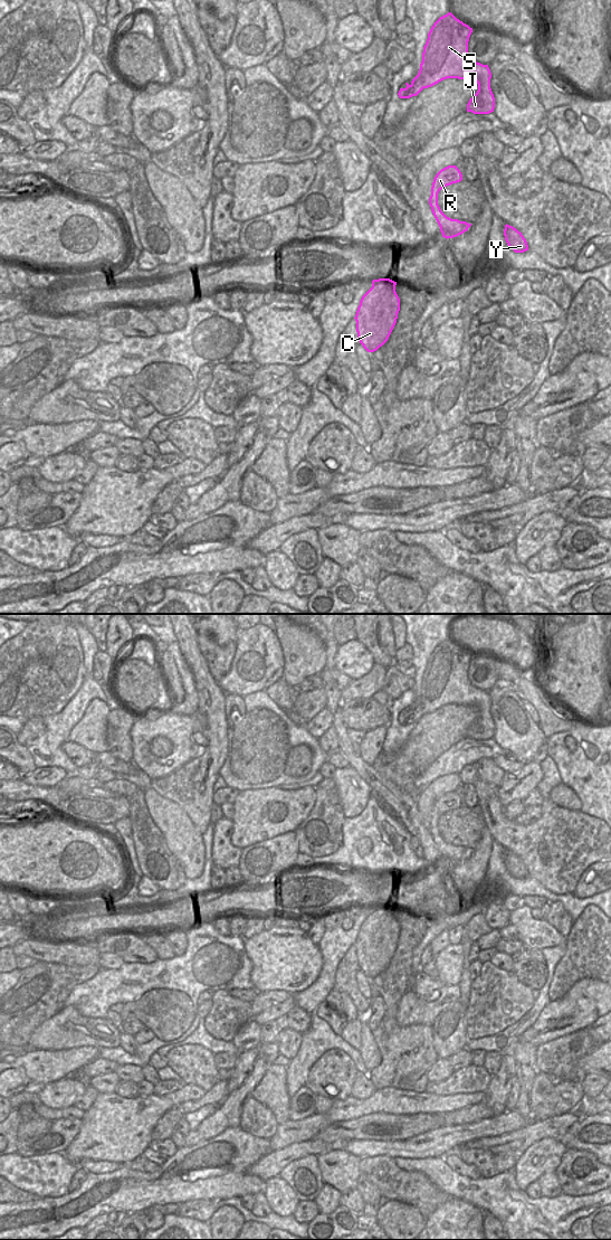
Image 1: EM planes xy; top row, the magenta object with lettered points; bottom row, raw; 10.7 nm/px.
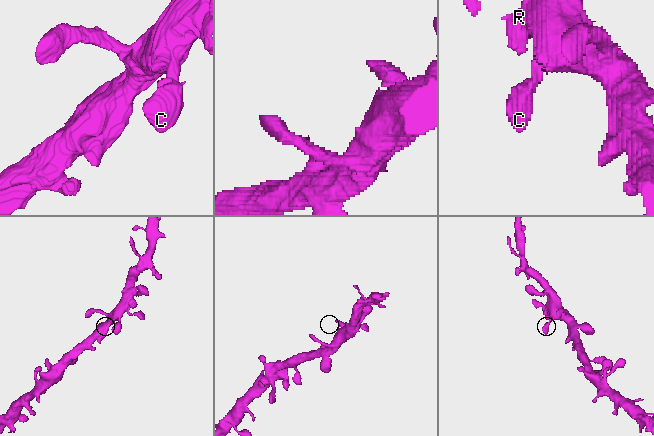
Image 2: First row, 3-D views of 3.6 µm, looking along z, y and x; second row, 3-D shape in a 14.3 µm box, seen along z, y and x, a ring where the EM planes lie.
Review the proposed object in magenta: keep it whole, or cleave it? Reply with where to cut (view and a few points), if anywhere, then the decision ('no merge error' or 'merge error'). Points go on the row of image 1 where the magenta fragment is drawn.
no cut | no merge error

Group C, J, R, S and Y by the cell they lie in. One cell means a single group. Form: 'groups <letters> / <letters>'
groups C J R S Y

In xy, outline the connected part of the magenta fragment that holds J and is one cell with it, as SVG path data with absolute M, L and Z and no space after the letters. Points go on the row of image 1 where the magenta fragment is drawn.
M451 12L440 17L431 27L423 47L418 75L405 88L400 88L400 98L417 96L423 88L447 78L475 79L477 93L469 100L467 112L489 114L495 108L490 88L491 73L488 65L475 61L468 54L468 41L472 28L457 19Z

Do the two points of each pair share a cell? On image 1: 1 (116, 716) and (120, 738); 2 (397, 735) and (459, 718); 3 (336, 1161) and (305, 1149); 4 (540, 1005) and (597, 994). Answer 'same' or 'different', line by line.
1: same
2: different
3: different
4: different

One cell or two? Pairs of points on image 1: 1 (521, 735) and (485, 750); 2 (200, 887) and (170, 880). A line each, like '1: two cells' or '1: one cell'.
1: two cells
2: two cells

